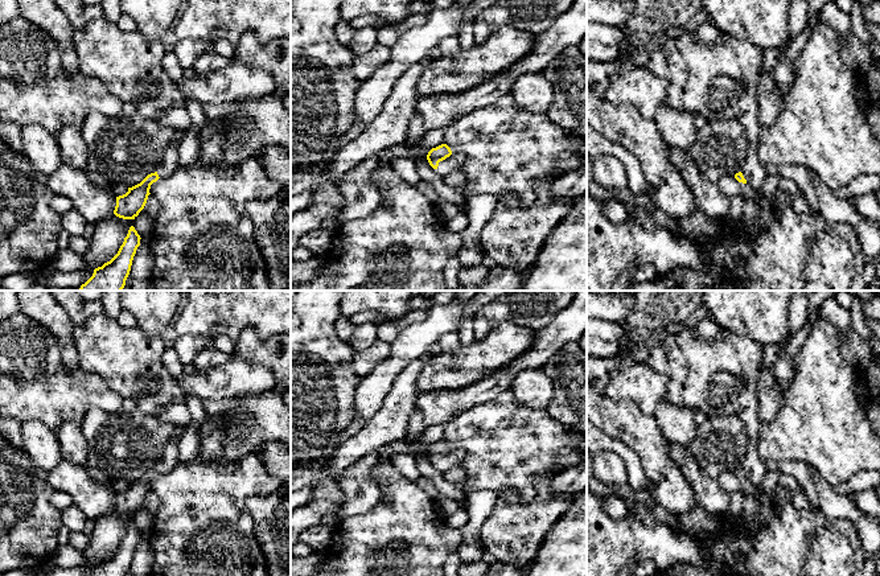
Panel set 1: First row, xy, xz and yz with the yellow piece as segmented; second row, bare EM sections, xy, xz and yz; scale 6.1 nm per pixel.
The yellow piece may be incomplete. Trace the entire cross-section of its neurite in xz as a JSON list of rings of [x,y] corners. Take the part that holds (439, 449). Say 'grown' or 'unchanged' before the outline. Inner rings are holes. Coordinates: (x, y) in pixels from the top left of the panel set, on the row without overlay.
grown | [[[447,440],[432,444],[427,450],[427,456],[441,472],[460,466],[464,460],[464,452],[453,450]]]

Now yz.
grown | [[[684,324],[659,336],[649,349],[647,366],[667,378],[666,398],[679,406],[700,411],[708,417],[739,416],[749,435],[749,448],[743,465],[735,470],[739,478],[756,486],[764,481],[768,470],[758,453],[761,420],[758,419],[757,378],[762,366],[764,346],[729,330],[720,330],[714,338],[699,337]]]

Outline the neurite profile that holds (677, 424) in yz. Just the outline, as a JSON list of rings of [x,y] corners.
[[[665,395],[657,407],[655,420],[667,443],[688,447],[696,435],[695,414],[671,403]]]

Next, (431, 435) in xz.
[[[447,424],[424,427],[420,437],[419,437],[416,441],[410,440],[408,436],[406,437],[404,441],[406,441],[407,444],[420,445],[420,447],[423,447],[425,450],[428,450],[428,448],[429,448],[432,444],[436,444],[436,443],[444,440],[445,425],[447,425]]]

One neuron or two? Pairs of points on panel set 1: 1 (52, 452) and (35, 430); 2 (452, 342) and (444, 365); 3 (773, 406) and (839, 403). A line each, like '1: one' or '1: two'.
1: one
2: two
3: two

